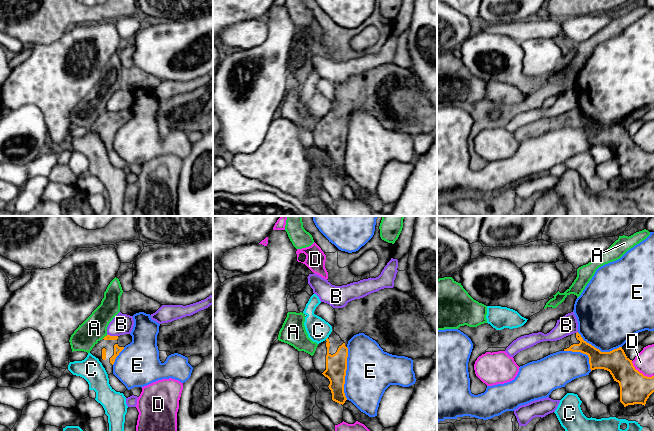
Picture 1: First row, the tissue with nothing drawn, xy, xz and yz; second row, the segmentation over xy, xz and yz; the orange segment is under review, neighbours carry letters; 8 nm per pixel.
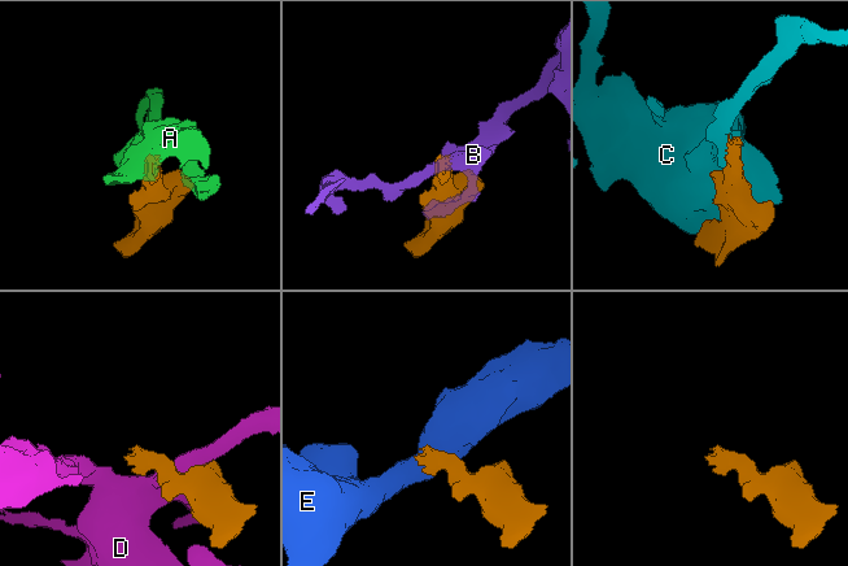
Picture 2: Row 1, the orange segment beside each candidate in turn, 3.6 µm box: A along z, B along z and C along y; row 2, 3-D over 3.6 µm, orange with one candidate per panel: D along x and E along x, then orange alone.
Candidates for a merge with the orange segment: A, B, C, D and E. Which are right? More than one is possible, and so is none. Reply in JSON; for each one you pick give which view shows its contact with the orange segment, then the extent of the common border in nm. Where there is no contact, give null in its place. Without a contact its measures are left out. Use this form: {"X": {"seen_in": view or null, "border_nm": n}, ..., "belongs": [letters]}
{"belongs": []}

